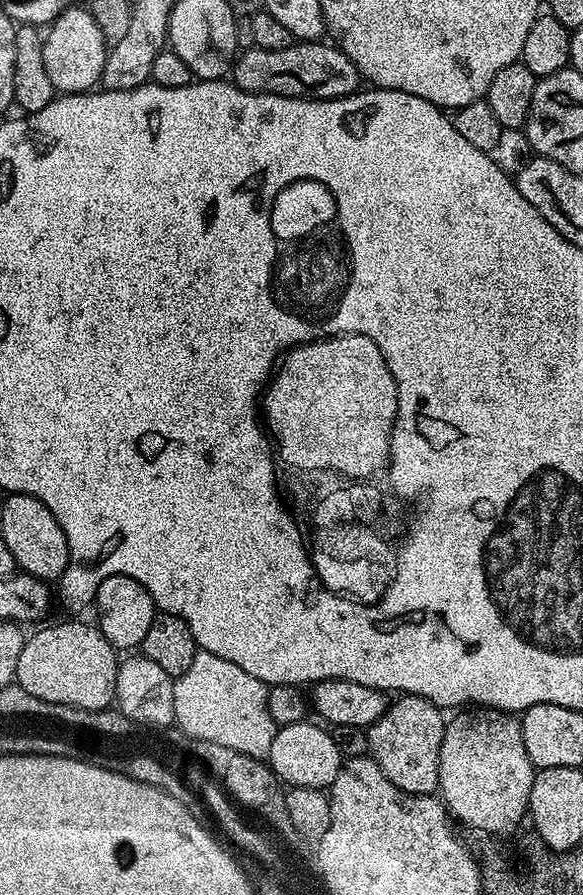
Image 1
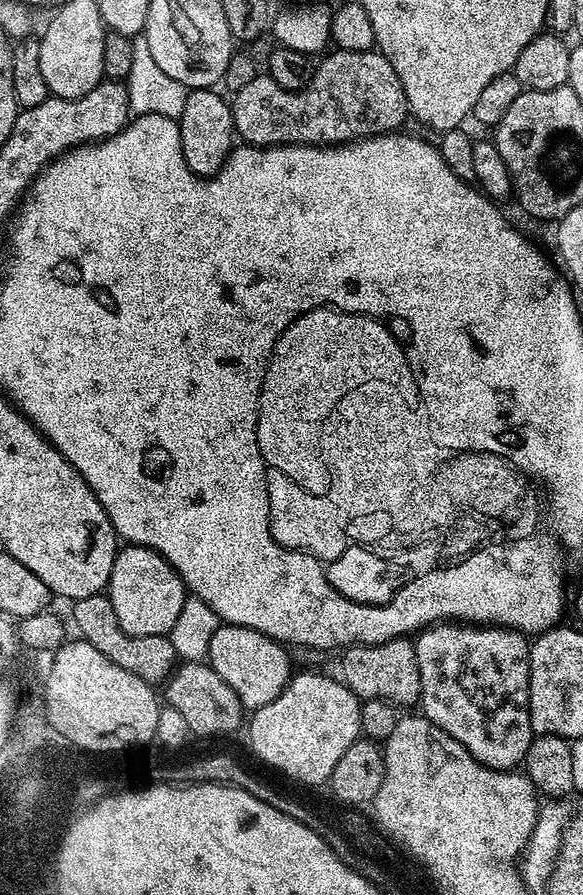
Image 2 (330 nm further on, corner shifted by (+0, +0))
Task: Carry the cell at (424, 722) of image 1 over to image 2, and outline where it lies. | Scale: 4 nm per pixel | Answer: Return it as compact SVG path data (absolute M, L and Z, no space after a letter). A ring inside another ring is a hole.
M411 639L387 640L381 644L358 644L343 649L340 668L344 671L342 682L357 700L389 700L391 704L415 705L420 699L422 682L418 674L416 646Z

